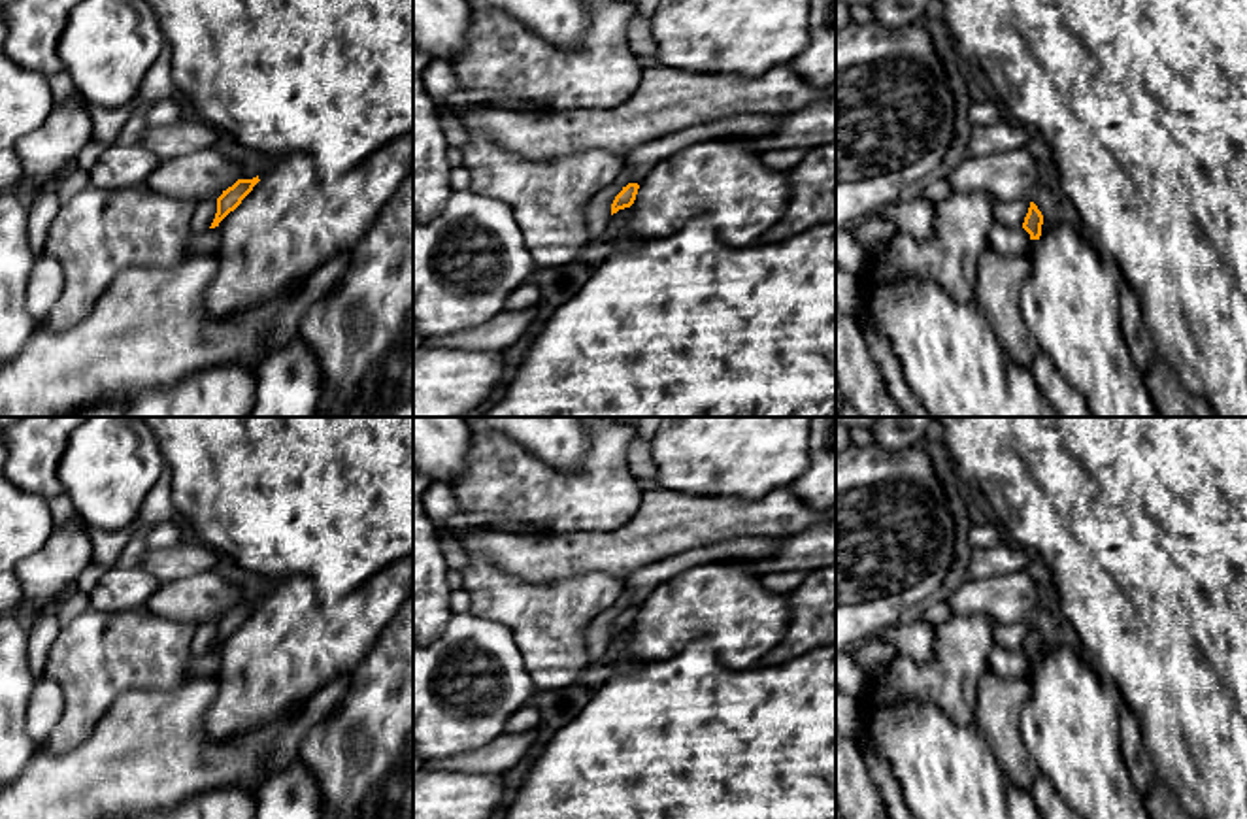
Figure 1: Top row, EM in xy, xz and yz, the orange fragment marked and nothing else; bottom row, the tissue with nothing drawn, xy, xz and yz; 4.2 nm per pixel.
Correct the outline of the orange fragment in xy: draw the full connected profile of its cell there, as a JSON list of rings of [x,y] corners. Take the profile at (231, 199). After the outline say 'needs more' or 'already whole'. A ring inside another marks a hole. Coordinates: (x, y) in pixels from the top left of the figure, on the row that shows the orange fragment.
[[[258,176],[253,179],[238,179],[232,187],[223,191],[217,198],[217,213],[209,228],[219,226],[219,223],[241,204],[258,181]]]; already whole

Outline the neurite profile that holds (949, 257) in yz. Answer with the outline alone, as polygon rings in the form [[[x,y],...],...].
[[[951,192],[936,204],[934,230],[928,240],[915,240],[896,232],[892,242],[877,251],[877,277],[894,283],[898,279],[934,281],[958,302],[975,302],[977,264],[989,249],[989,230],[994,221],[996,200],[987,192]]]

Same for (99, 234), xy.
[[[89,185],[68,204],[62,204],[45,238],[45,255],[60,264],[64,276],[60,296],[43,321],[47,328],[64,332],[79,325],[126,268],[172,270],[181,264],[192,255],[191,219],[194,208],[192,200],[175,200],[143,185],[113,191]]]

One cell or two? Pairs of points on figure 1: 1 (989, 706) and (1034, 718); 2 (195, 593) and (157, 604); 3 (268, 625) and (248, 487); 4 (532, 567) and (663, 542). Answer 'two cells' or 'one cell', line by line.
1: two cells
2: one cell
3: two cells
4: one cell

